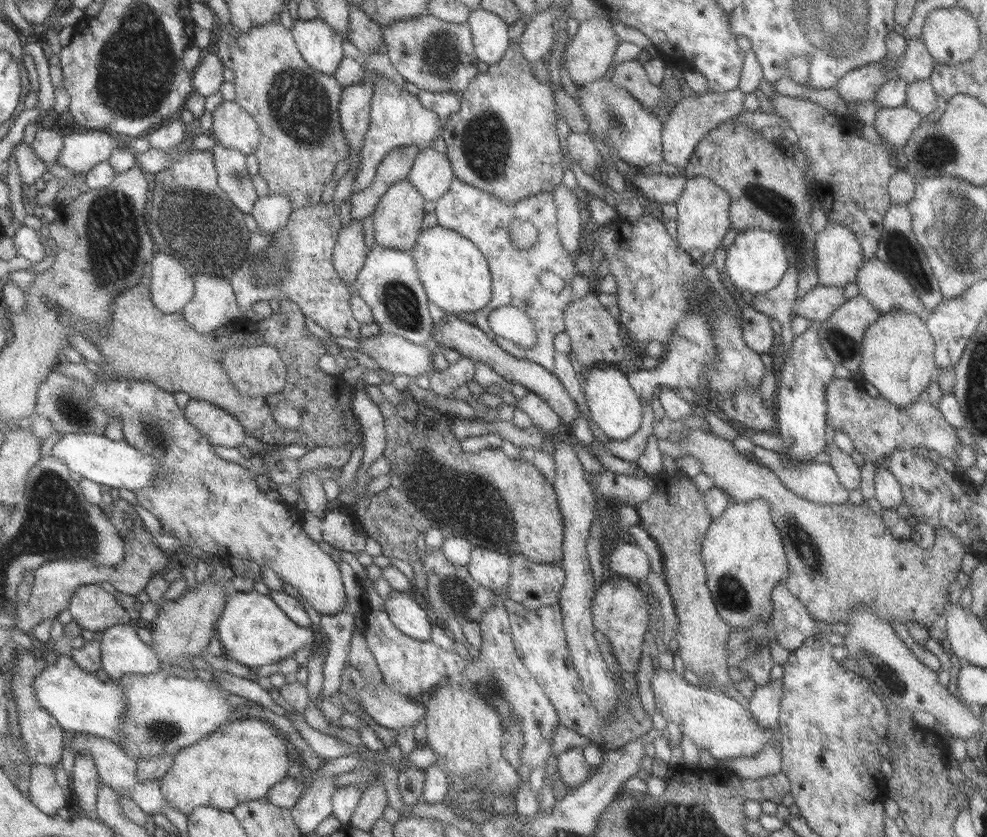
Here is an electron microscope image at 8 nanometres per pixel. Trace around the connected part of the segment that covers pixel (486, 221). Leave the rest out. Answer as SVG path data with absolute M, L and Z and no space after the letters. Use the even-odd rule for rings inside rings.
M455 179L451 188L436 202L436 208L434 213L437 215L438 224L447 227L448 229L459 231L459 234L470 238L478 247L479 252L483 255L489 268L489 274L491 278L491 295L489 295L489 301L479 311L474 312L474 326L477 326L479 330L493 340L506 354L513 356L514 358L527 360L533 362L538 366L541 366L548 373L553 371L553 356L555 350L552 346L553 338L560 332L563 332L563 311L567 307L567 303L573 301L573 291L570 287L571 281L577 279L577 272L575 271L575 264L573 264L573 256L567 254L563 248L561 248L561 242L559 242L559 236L557 236L556 230L556 208L552 201L551 193L537 193L530 197L524 198L513 205L505 204L505 201L471 185L471 183L463 182L461 179ZM513 219L527 220L533 223L535 229L537 229L537 240L531 248L527 250L521 250L521 248L515 248L511 242L509 242L509 234L507 234L507 225L513 221ZM542 272L553 272L555 276L559 276L564 282L563 288L559 292L552 292L545 290L539 282L537 282L537 276L540 276ZM513 305L525 312L527 317L531 319L535 331L535 345L531 349L521 349L517 344L504 340L499 336L493 335L488 328L487 315L491 310L498 306Z

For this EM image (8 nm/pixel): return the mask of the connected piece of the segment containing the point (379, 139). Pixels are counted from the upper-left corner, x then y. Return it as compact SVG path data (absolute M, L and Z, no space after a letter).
M383 76L375 78L375 94L372 99L372 111L370 114L370 132L363 142L362 161L352 184L352 193L363 191L375 181L377 169L383 159L391 151L407 146L417 146L421 151L430 147L437 138L442 137L445 128L439 113L427 108L421 99L406 89L393 84L391 80L385 80Z

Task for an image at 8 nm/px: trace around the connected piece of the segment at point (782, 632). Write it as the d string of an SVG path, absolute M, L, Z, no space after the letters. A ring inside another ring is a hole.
M785 582L777 583L771 589L771 604L772 612L768 622L771 622L775 641L781 648L791 652L799 648L807 638L815 635L825 637L832 647L841 646L841 635L820 632L803 604L789 593Z

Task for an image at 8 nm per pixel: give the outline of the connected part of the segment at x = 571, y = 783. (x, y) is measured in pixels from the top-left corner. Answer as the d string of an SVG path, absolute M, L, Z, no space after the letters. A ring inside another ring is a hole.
M571 747L556 755L557 774L565 789L577 788L588 776L591 768L582 755L582 748Z

